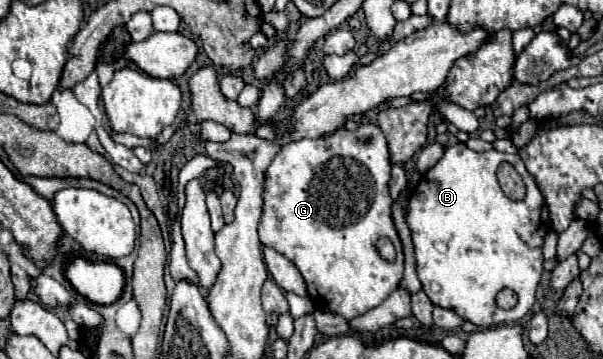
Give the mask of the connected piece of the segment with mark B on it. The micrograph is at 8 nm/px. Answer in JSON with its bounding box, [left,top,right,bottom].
[405,143,551,329]

